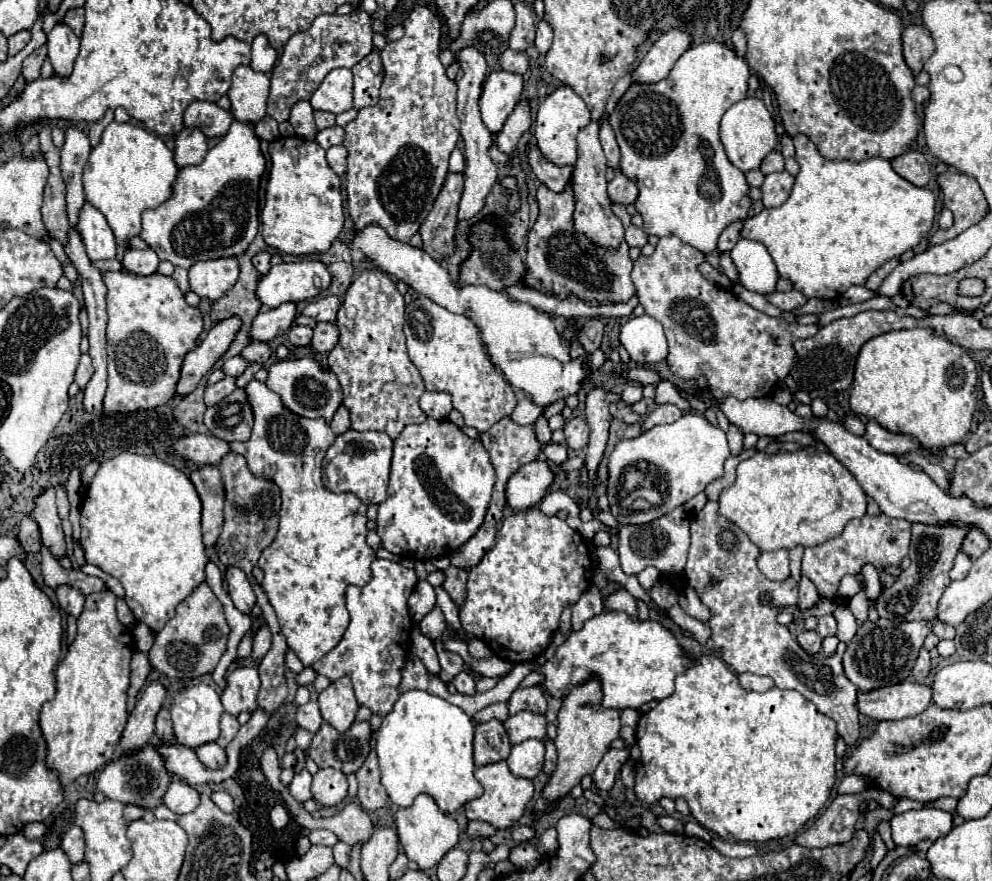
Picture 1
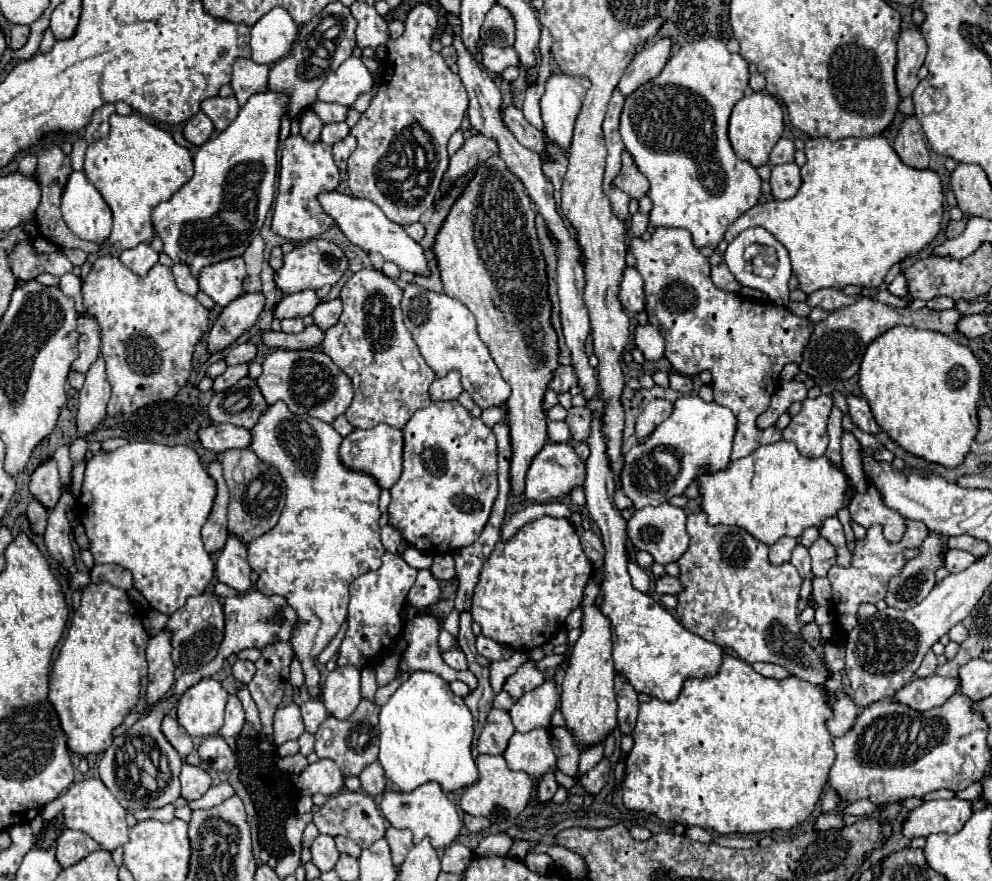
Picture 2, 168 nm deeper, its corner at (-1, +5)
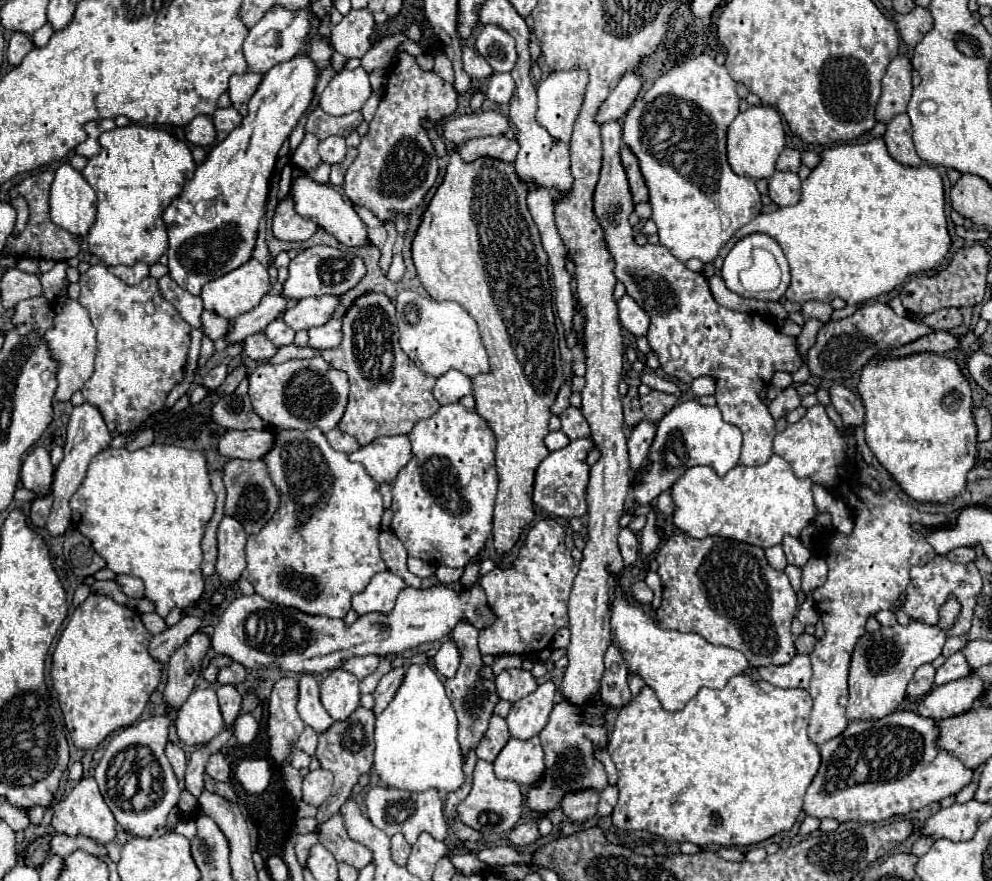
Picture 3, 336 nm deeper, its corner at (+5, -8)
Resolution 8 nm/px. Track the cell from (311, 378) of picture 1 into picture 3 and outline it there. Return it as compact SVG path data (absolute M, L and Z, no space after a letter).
M324 358L288 360L284 364L262 362L250 374L248 396L254 412L264 420L266 428L320 428L324 434L338 426L348 402L348 378L344 372L332 368Z

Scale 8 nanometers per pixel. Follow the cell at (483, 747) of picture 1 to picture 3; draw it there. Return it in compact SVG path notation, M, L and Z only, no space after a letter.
M494 714L494 716L490 718L490 724L488 724L488 730L486 730L484 738L482 738L480 744L476 746L476 756L478 756L480 760L494 762L496 756L500 754L500 750L506 746L508 738L510 738L510 734L508 734L506 720Z

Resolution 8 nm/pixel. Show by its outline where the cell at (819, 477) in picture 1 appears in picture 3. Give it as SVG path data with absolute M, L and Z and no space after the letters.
M772 456L762 466L734 466L724 478L718 478L716 472L708 466L694 466L688 468L686 474L672 486L672 498L676 504L674 510L674 524L692 538L706 538L706 536L724 536L734 538L758 548L770 548L782 544L784 534L794 538L800 536L802 528L816 520L818 508L812 498L812 480L810 478L796 478L790 464L782 456Z

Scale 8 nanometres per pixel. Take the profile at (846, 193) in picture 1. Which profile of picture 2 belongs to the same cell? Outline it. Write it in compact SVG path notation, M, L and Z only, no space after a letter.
M884 135L862 139L846 137L840 141L806 139L804 153L808 161L802 167L802 187L796 197L786 201L758 203L738 221L734 221L724 239L732 243L744 229L754 225L770 231L788 249L794 275L798 277L800 289L806 295L824 287L878 287L892 265L904 261L906 257L918 255L940 233L944 215L944 191L938 173L906 165Z

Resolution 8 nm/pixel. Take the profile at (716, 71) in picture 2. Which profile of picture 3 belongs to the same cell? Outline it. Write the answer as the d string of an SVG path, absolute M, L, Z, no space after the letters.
M700 54L662 74L622 118L622 142L638 158L650 192L652 220L658 226L660 244L670 248L682 262L690 258L712 262L730 236L760 214L762 202L756 182L736 176L726 160L726 130L738 116L738 100L736 82L730 78L726 66L718 66L712 56Z

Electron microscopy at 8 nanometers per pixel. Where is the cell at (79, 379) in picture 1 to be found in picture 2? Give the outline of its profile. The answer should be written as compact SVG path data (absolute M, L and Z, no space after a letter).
M78 313L78 351L80 355L72 363L72 371L88 373L90 365L100 355L100 343L102 343L102 333L100 333L100 325L96 317L90 313Z

